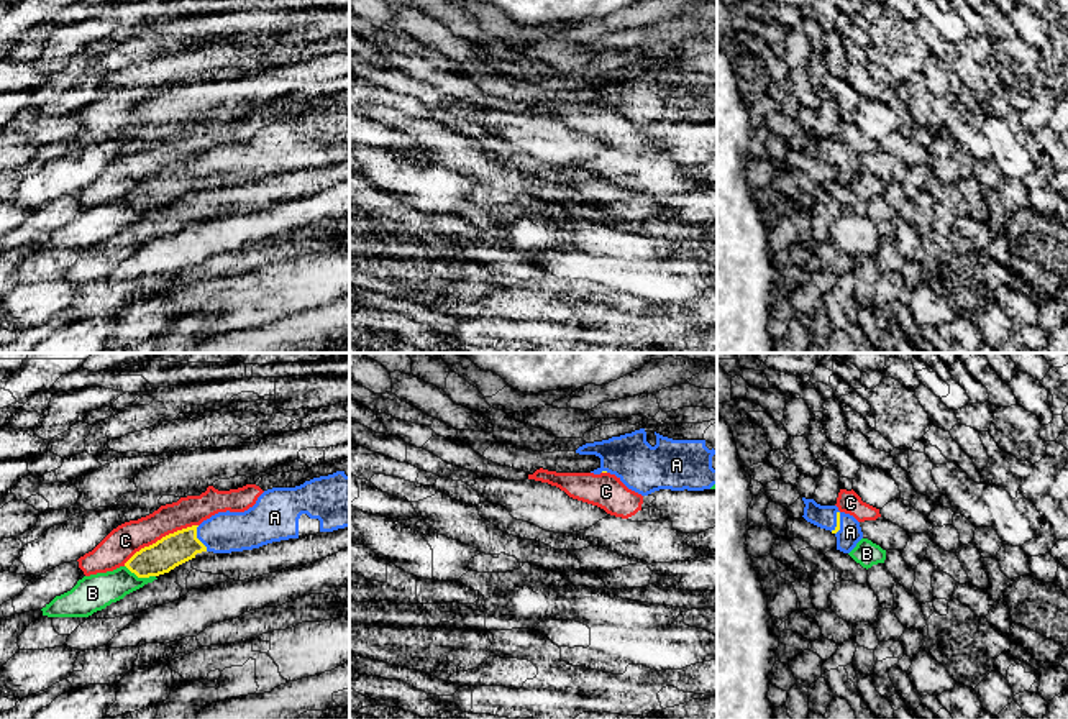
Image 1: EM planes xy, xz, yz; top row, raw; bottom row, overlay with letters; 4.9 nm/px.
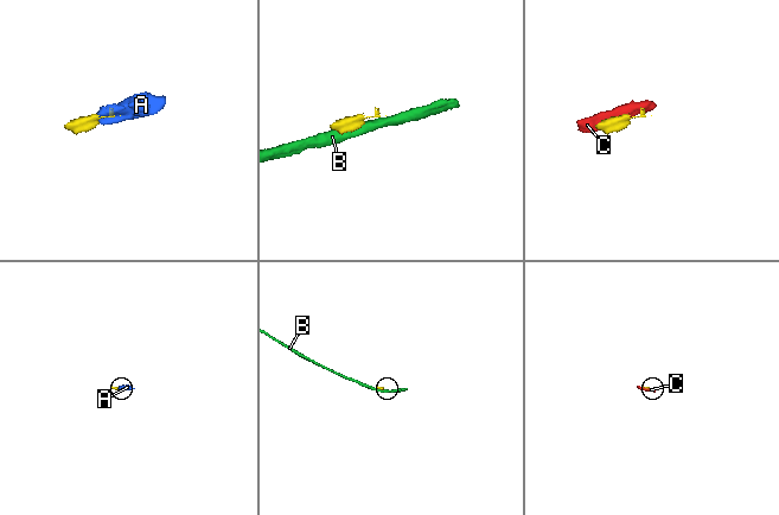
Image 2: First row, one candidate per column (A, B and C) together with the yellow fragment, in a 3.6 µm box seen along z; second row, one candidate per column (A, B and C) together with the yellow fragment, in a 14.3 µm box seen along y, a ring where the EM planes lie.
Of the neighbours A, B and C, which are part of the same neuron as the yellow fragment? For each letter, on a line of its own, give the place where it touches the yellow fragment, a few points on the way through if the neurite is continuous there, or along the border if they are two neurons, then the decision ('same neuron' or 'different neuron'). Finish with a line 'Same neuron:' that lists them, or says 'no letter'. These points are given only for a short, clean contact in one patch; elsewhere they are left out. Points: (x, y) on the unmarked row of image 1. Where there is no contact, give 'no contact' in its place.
A: contact xy (197, 171); way xy (182, 178), (197, 171), (225, 164); same neuron
B: contact xy (140, 209); border xy (125, 197), (138, 209), (155, 209); different neuron
C: contact xy (161, 171); border xy (197, 156), (169, 164), (141, 179), (123, 197); different neuron
Same neuron: A

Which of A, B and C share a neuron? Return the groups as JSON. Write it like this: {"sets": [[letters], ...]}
{"sets": [["A"], ["B"], ["C"]]}

